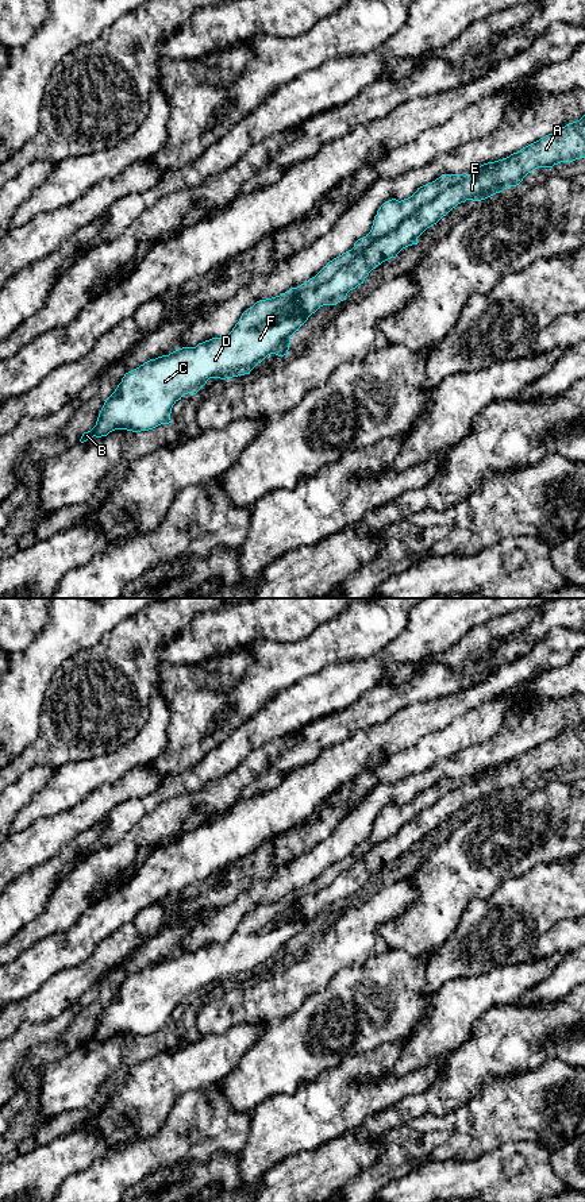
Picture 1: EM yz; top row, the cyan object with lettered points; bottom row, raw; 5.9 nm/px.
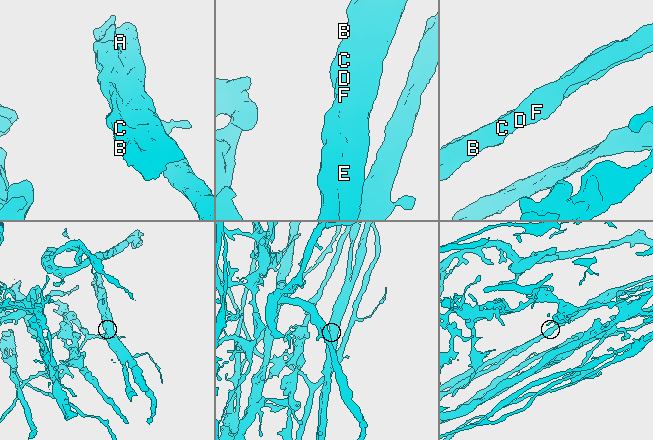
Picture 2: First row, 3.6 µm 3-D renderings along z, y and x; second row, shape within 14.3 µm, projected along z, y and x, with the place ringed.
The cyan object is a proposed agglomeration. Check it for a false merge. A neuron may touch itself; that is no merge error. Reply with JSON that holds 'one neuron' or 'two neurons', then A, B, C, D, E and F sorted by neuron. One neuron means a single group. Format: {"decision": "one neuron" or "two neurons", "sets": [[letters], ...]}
{"decision": "two neurons", "sets": [["A", "E"], ["B", "C", "D", "F"]]}

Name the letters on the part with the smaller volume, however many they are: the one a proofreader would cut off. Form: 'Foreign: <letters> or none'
Foreign: B, C, D, F

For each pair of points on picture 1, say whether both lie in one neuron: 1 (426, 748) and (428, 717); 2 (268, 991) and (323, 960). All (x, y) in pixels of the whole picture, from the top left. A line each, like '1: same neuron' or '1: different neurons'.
1: different neurons
2: same neuron

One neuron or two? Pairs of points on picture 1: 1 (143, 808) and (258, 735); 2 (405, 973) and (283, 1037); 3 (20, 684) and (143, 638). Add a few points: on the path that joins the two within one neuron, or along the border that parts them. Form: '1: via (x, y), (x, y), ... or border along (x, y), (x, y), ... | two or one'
1: via (172, 786), (193, 779), (230, 752) | one
2: via (374, 981), (365, 989), (333, 994), (314, 1009) | one
3: border along (80, 650), (57, 669), (46, 688), (43, 700) | two

